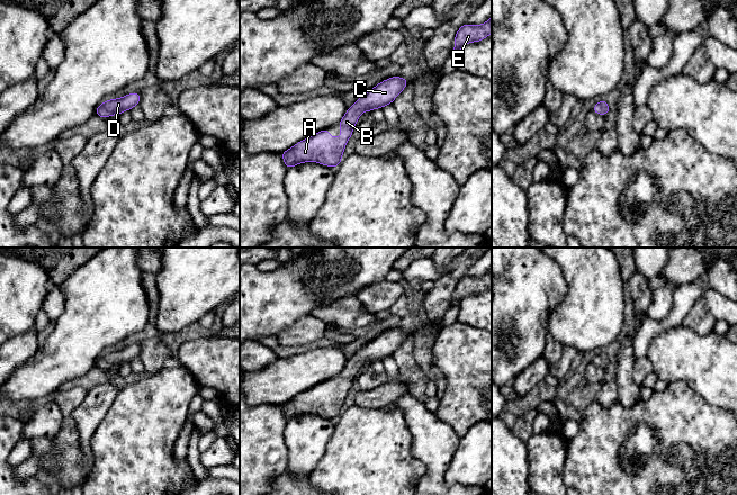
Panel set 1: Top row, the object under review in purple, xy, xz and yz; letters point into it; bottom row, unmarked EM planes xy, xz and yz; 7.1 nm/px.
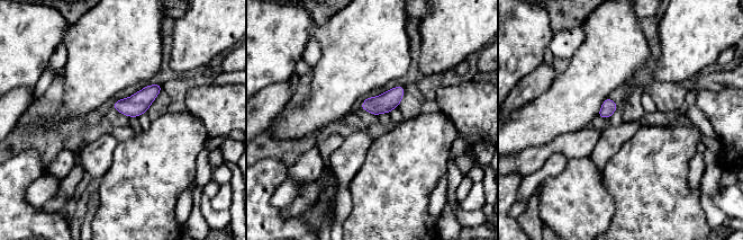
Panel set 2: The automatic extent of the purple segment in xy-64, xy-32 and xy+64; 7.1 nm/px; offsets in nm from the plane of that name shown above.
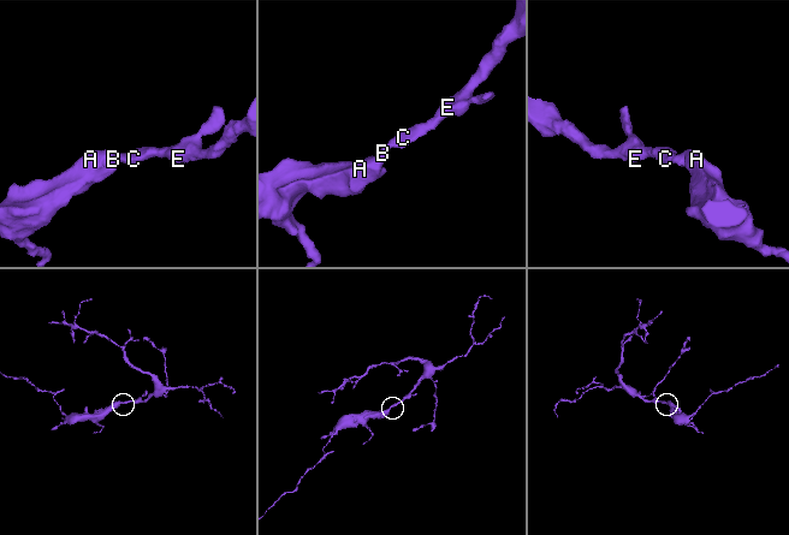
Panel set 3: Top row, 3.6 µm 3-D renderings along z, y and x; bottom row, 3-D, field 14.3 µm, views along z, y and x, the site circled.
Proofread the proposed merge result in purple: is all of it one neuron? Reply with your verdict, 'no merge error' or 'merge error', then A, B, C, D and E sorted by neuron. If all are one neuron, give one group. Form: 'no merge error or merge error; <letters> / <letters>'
no merge error; A B C D E

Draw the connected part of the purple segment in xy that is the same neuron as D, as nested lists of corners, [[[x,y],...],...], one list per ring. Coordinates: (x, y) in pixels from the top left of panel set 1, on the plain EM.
[[[140,343],[128,345],[122,350],[108,351],[96,360],[95,367],[101,370],[107,370],[110,367],[119,368],[120,364],[125,362],[129,363],[134,358],[140,357],[140,352]]]

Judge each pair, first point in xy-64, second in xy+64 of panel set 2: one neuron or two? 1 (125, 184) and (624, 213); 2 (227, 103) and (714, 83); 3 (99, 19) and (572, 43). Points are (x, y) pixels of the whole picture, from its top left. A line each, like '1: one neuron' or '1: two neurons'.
1: one neuron
2: two neurons
3: two neurons

